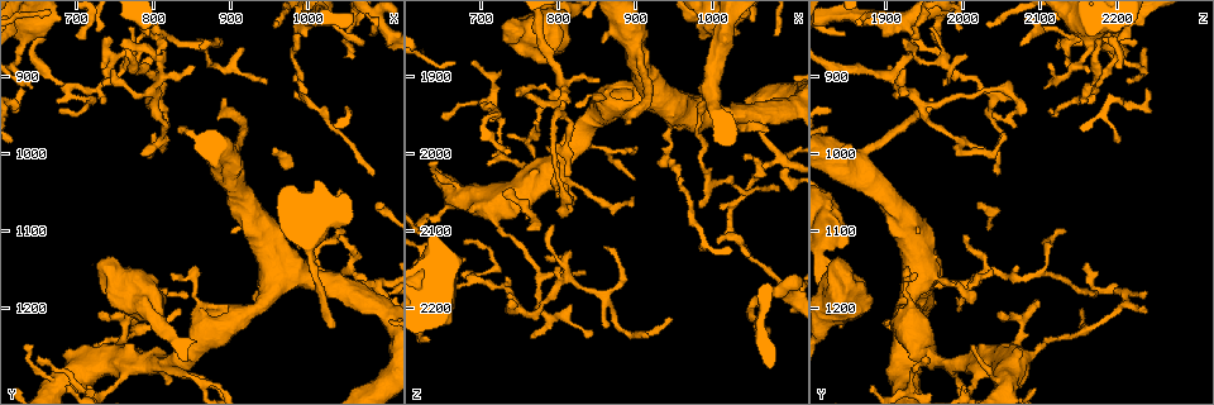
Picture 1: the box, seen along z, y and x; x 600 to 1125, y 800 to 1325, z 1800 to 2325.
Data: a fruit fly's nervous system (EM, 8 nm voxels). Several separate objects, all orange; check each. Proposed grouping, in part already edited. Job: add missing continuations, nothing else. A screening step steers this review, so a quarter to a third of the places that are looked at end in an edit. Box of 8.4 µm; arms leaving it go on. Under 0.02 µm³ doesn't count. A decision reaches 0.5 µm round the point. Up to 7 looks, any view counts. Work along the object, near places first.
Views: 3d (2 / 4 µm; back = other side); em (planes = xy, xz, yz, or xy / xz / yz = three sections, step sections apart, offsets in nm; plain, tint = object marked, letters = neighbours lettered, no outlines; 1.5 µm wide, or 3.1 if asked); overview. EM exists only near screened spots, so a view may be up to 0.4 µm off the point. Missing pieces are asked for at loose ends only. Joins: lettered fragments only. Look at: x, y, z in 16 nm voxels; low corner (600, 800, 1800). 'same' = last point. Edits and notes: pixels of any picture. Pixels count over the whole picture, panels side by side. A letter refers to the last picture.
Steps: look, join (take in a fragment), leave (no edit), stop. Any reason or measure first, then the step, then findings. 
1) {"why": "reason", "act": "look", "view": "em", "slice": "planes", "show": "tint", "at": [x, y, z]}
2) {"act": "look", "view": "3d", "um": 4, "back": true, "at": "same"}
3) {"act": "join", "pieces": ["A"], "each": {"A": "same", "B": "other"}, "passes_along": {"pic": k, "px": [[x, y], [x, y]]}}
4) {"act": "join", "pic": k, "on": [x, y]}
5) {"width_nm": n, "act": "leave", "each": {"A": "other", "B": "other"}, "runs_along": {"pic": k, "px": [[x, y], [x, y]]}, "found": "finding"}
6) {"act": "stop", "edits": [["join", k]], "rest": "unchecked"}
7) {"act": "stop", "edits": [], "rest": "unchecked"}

{"why": "tapers out", "act": "look", "view": "em", "slice": "planes", "show": "plain", "at": [835, 1205, 2155]}

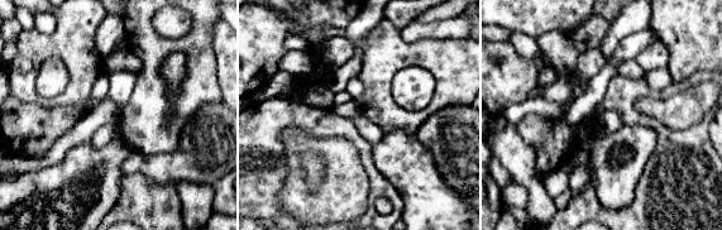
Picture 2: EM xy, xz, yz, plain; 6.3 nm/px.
{"why": "see the neighbours", "act": "look", "view": "em", "slice": "planes", "show": "letters", "at": "same"}

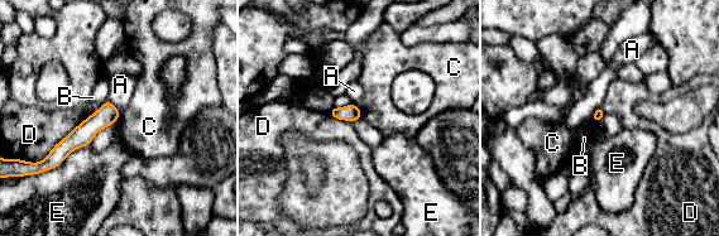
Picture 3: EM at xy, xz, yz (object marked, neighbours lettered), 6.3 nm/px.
{"width_nm": 60, "act": "leave", "each": {"A": "other", "B": "other", "C": "other", "D": "other", "E": "other"}, "runs_along": {"pic": 3, "px": [[113, 110], [52, 157]]}, "found": "none of them fits"}

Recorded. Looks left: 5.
{"why": "free end", "act": "look", "view": "em", "slice": "planes", "show": "letters", "at": [645, 1270, 1950]}

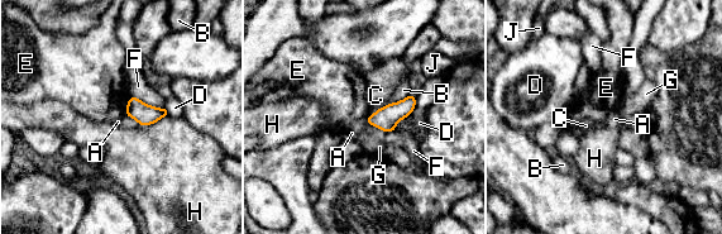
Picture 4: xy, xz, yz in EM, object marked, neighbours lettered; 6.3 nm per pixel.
{"act": "leave", "each": {"A": "other", "B": "other", "C": "other", "D": "other", "E": "other", "F": "other", "G": "other", "H": "other", "J": "other"}, "border": {"pic": 4, "px": [[130, 96], [124, 114]]}, "found": "none of them fits"}

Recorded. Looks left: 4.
{"why": "free end", "act": "look", "view": "em", "slice": "xy", "step": 8, "show": "tint", "at": [1030, 1225, 1840]}

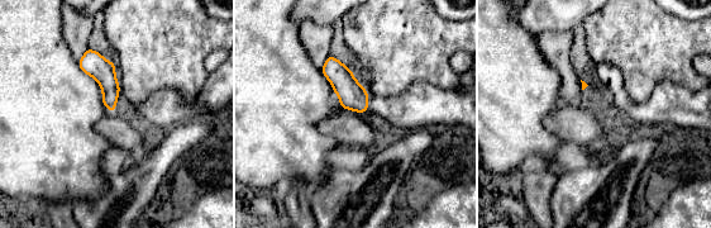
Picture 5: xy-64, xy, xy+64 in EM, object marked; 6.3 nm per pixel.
{"act": "look", "view": "em", "slice": "xy", "step": 8, "show": "letters", "at": "same"}

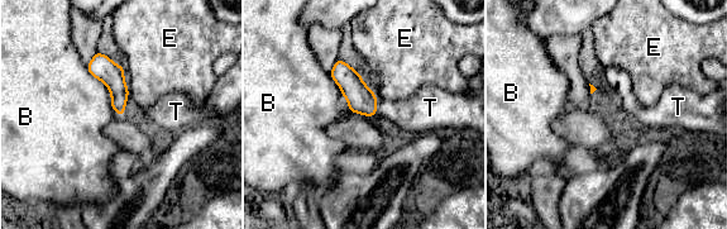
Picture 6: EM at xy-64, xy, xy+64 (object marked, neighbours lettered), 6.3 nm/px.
{"width_nm": 110, "act": "join", "pieces": ["T"], "each": {"B": "other", "E": "other", "T": "same"}, "passes_along": {"pic": 6, "px": [[360, 99], [376, 106], [411, 117]]}, "found": "the cell continues"}

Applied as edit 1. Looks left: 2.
{"act": "stop", "edits": [["join", 6]], "rest": "unchecked"}

